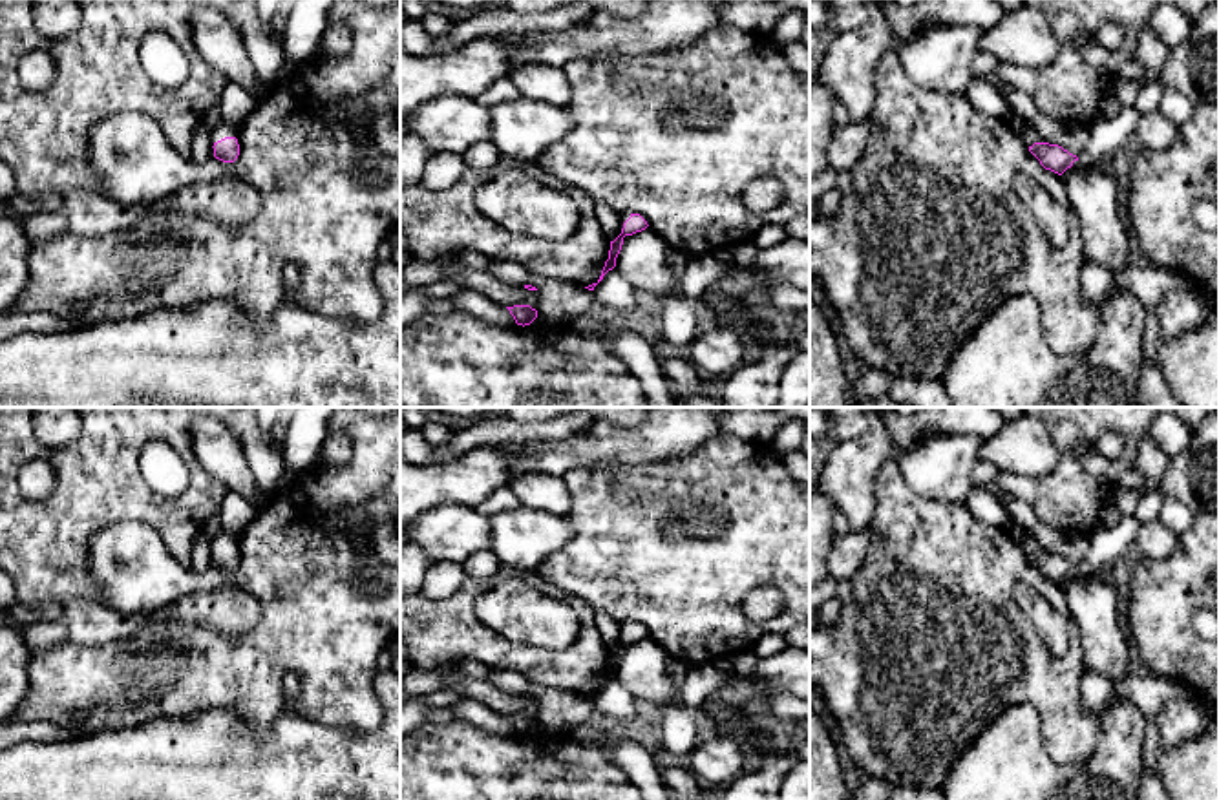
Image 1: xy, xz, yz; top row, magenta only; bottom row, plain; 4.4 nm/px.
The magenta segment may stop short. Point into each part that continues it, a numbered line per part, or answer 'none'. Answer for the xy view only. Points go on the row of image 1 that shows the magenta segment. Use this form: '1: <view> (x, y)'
1: xy (223, 128)

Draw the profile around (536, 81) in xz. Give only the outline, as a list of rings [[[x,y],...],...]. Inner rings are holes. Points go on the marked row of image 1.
[[[519,64],[512,71],[510,80],[523,97],[532,100],[565,106],[572,95],[572,86],[563,68],[548,64]]]

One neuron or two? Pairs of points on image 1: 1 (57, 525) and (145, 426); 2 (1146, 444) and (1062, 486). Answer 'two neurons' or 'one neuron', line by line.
1: one neuron
2: two neurons

